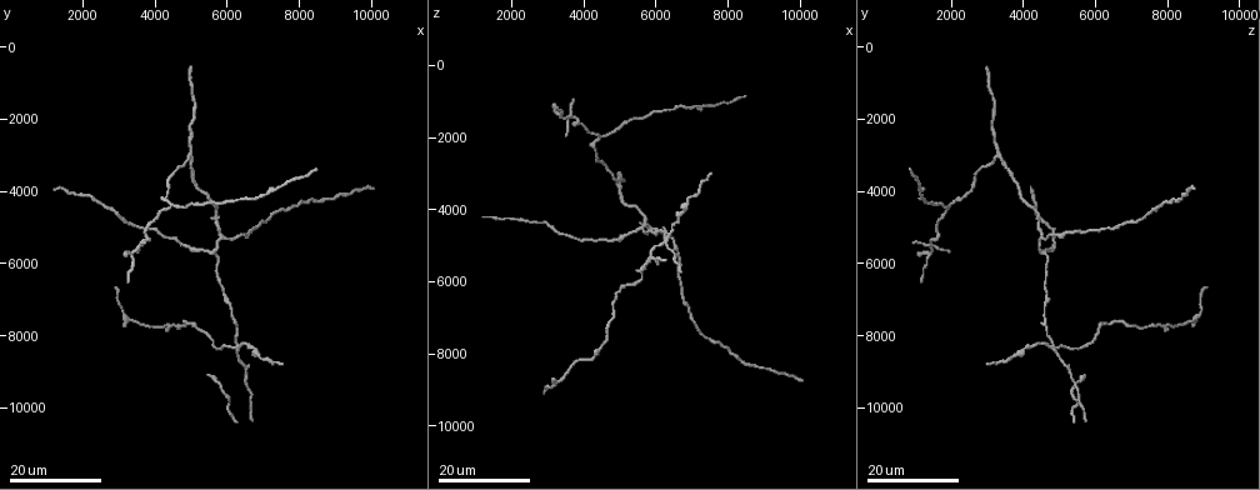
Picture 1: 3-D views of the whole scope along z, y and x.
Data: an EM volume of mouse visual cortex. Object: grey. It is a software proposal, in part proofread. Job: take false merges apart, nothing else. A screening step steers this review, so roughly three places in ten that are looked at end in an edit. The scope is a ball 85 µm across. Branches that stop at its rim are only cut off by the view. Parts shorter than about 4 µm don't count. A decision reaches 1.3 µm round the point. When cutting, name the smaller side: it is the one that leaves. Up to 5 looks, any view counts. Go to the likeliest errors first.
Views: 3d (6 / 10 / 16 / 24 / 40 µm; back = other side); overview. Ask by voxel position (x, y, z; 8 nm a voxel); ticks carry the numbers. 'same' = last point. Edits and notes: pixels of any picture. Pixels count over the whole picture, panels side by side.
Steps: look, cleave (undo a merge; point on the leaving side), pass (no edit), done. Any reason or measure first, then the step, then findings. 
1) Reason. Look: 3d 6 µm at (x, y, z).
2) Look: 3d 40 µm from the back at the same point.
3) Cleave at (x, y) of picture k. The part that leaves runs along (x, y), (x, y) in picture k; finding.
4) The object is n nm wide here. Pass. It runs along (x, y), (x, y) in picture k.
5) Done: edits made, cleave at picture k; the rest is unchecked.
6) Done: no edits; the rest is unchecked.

Four arms meet. Look: 3d 24 µm at (3500, 5500, 1500).

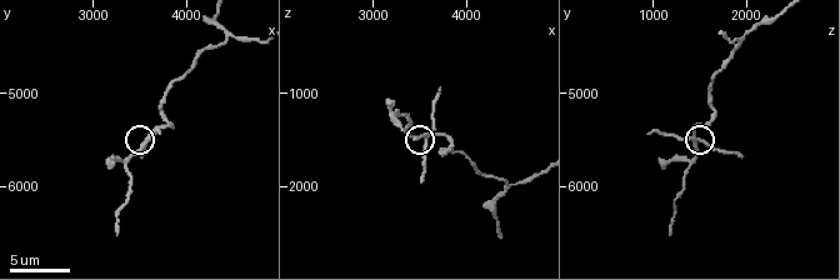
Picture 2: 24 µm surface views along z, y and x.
Look: 3d 6 µm at (3550, 5500, 1500).

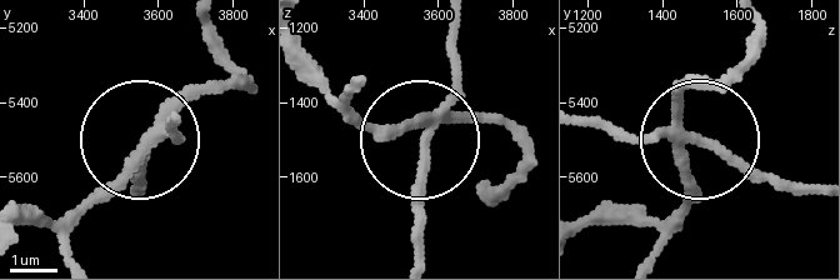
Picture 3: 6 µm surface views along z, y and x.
Cleave at (418, 180) of picture 3. The part that leaves runs along (438, 116), (414, 255) in picture 3; two neurons meet here.

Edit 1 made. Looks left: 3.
Look: overview.

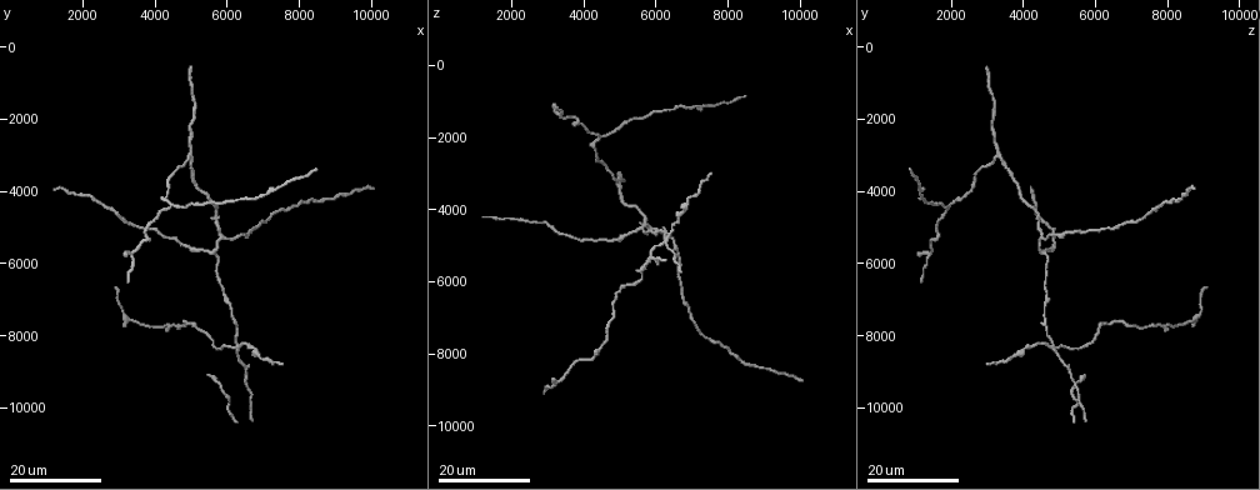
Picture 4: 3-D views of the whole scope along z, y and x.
Four arms meet. Look: 3d 24 µm at (6300, 8300, 4800).

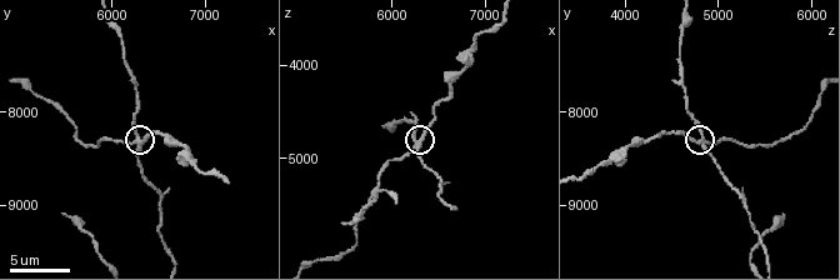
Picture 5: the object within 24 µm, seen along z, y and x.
Look: 3d 10 µm at (6350, 8350, 4800).

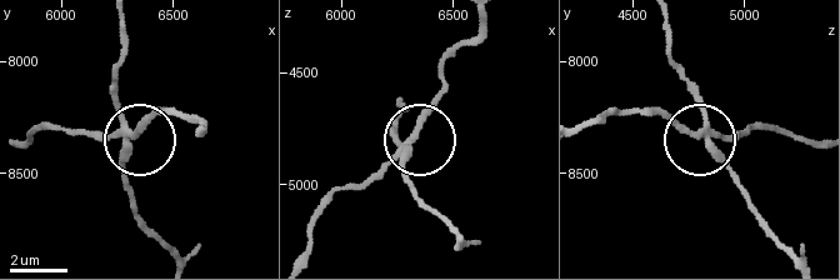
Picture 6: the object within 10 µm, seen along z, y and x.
Cleave at (99, 140) of picture 6. The part that leaves runs along (123, 134), (46, 126), (23, 141) in picture 6; two neurons meet here.

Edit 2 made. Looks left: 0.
Done: edits made, cleave at picture 3, cleave at picture 6; the rest is unchecked.

